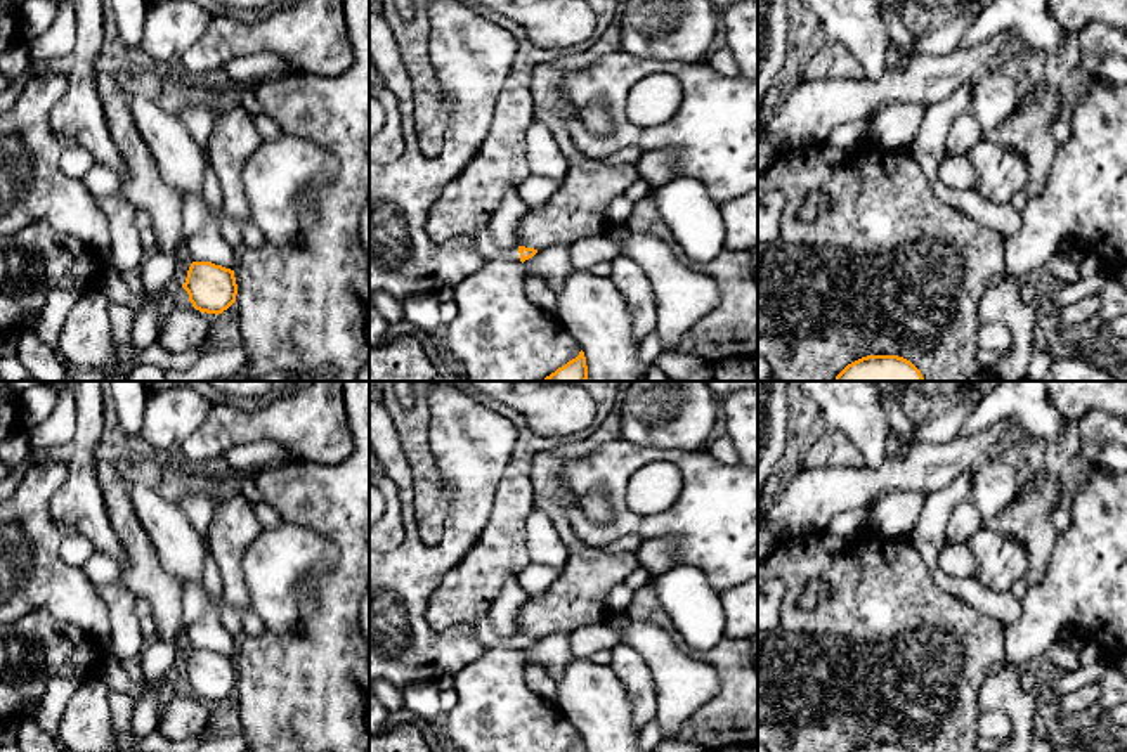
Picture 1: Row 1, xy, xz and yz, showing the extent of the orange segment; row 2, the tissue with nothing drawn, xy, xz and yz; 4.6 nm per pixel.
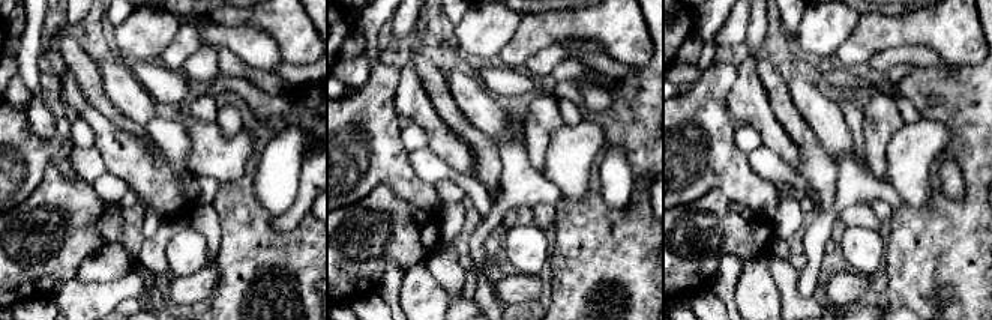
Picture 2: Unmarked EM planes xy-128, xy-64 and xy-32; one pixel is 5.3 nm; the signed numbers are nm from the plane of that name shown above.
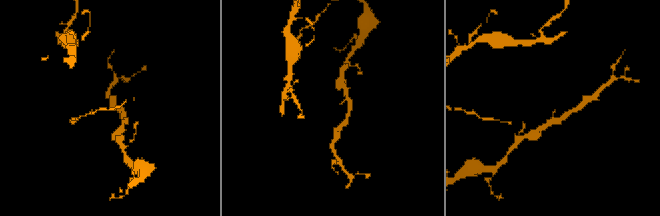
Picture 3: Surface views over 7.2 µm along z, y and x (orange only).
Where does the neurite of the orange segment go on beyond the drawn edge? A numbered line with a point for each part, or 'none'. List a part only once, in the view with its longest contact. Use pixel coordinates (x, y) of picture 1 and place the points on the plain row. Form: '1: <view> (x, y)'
1: xz (482, 628)

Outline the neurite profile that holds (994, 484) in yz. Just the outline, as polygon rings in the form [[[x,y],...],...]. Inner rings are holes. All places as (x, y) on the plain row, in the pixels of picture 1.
[[[997,452],[971,468],[969,499],[985,516],[995,516],[1011,506],[1025,487],[1025,478]]]

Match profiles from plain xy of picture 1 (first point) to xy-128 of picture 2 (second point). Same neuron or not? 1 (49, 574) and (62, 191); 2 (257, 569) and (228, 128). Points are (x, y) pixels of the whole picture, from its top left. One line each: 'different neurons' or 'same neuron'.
1: different neurons
2: different neurons

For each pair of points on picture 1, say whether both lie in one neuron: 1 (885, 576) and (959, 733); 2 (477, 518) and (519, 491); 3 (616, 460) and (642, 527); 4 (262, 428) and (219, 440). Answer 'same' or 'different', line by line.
1: same
2: different
3: same
4: same

